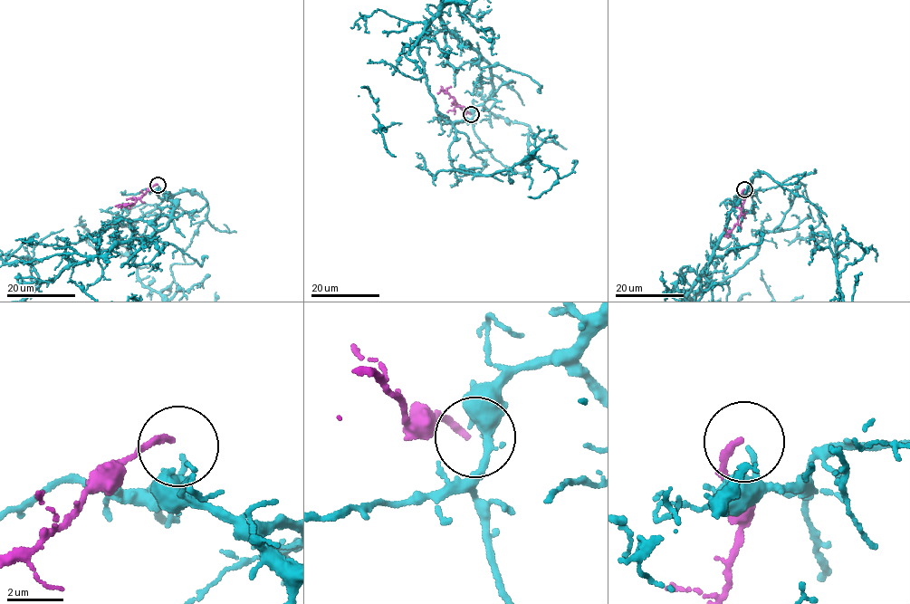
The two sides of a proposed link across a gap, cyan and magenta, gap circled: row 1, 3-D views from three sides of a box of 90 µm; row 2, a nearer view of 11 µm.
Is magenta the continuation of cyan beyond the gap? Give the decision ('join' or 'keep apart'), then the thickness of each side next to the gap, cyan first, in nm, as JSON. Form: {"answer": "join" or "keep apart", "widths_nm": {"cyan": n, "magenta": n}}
{"answer": "keep apart", "widths_nm": {"cyan": 170, "magenta": 220}}

